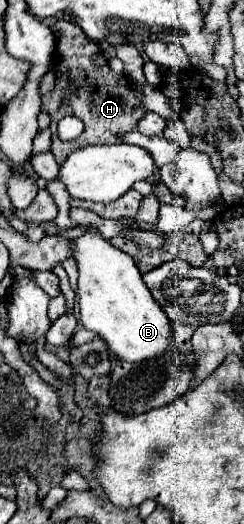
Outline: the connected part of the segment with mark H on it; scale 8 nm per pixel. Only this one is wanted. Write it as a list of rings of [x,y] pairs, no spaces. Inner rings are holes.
[[[58,20],[56,26],[60,28],[60,40],[56,44],[56,74],[58,74],[58,84],[56,90],[42,96],[42,110],[50,112],[52,122],[50,122],[50,130],[52,130],[52,148],[50,152],[56,156],[56,162],[62,164],[66,160],[66,156],[70,152],[74,152],[76,148],[84,148],[88,144],[94,142],[110,142],[110,144],[118,144],[122,142],[116,132],[128,132],[136,128],[136,120],[140,120],[140,116],[146,114],[146,110],[140,104],[140,95],[130,85],[126,85],[124,76],[114,76],[110,72],[108,66],[96,68],[92,64],[92,54],[100,52],[100,48],[88,40],[84,36],[84,32],[66,20]],[[68,76],[74,80],[74,84],[78,86],[76,92],[68,92]],[[116,82],[124,82],[125,85],[120,85]],[[64,114],[72,114],[78,116],[84,122],[84,132],[70,142],[62,142],[58,138],[56,132],[56,124]]]

